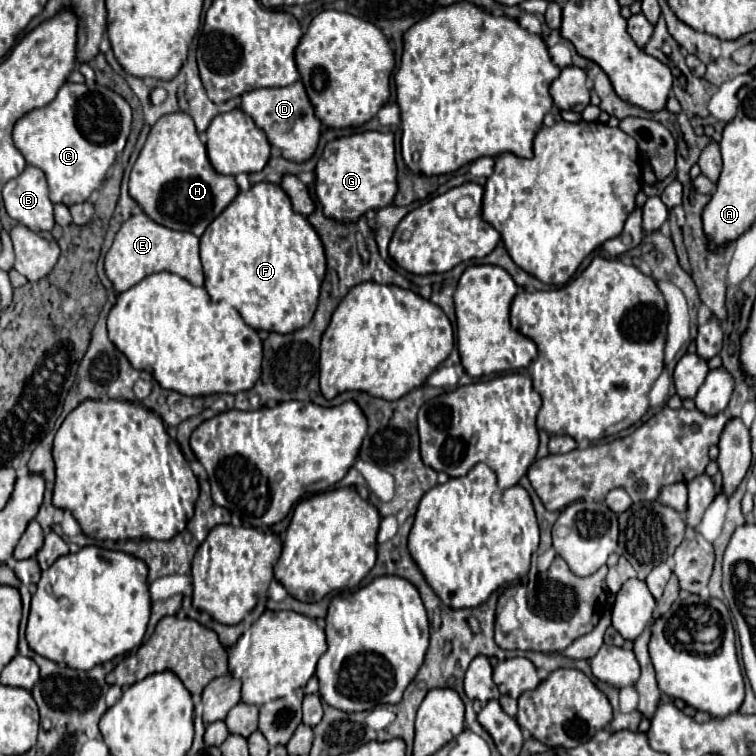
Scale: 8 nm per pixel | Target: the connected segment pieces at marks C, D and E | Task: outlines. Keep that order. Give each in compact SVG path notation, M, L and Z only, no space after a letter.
M65 82L51 104L31 110L17 120L13 140L27 164L45 172L51 202L71 206L85 202L89 194L101 186L117 154L125 148L129 130L131 108L119 94L107 86L89 88L87 84Z
M303 82L283 88L257 88L245 92L241 96L241 110L255 120L255 124L265 132L269 144L279 148L285 160L305 162L315 154L321 134L321 120L315 116L315 108L305 92Z
M143 212L131 216L127 222L123 222L121 230L115 236L113 246L109 248L109 252L105 256L105 274L113 282L113 288L117 292L125 292L131 286L135 286L137 282L141 282L145 276L157 274L157 272L163 272L163 270L173 272L173 274L189 280L193 286L203 286L203 268L201 268L201 260L199 260L199 238L195 234L191 234L191 232L177 232L177 230L165 228L165 226L153 222Z

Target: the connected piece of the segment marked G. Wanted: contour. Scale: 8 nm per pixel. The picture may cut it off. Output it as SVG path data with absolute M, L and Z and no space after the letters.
M355 132L327 142L315 168L315 194L329 218L351 222L369 210L393 202L397 192L397 166L393 132Z

